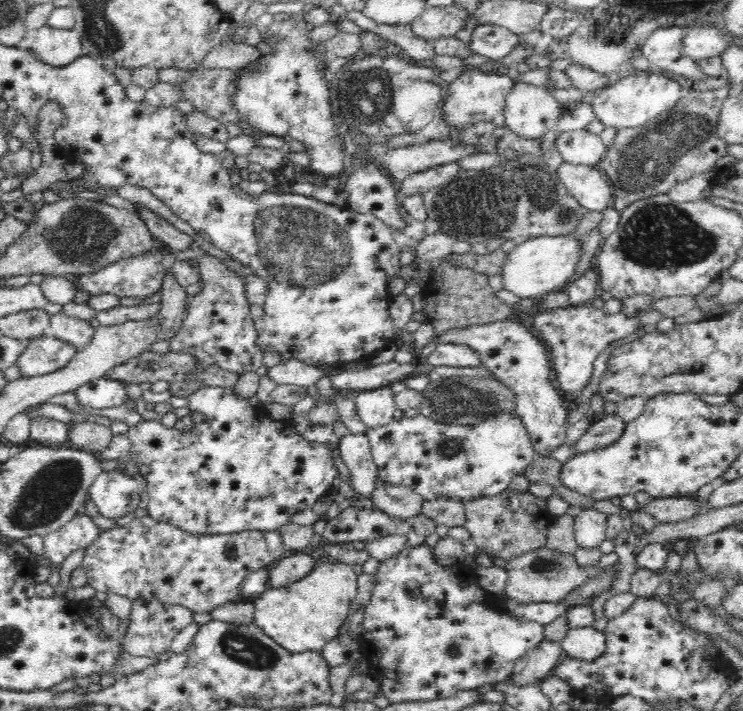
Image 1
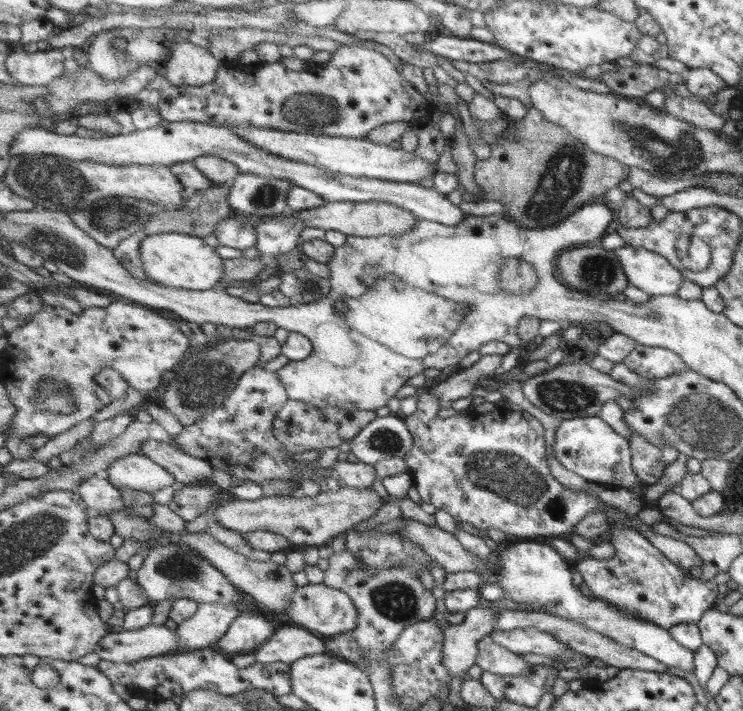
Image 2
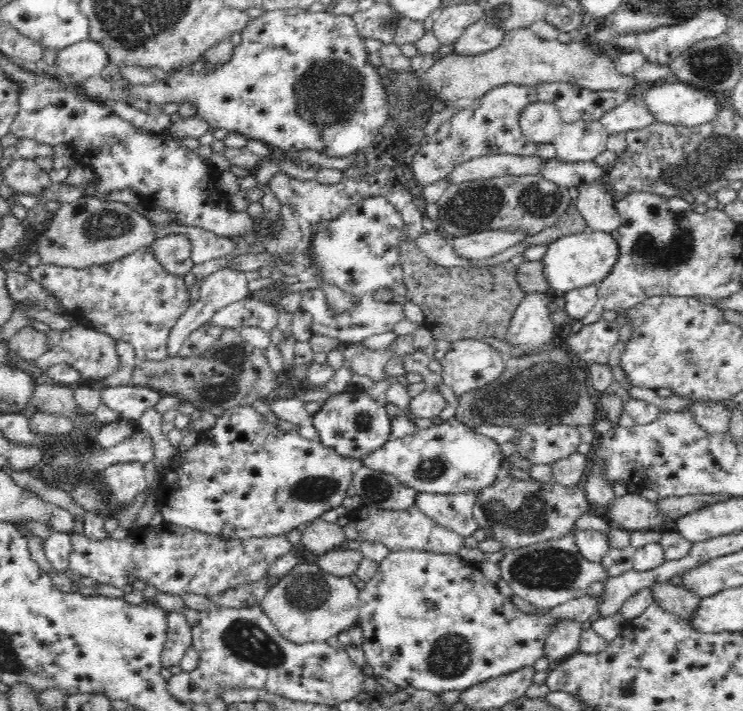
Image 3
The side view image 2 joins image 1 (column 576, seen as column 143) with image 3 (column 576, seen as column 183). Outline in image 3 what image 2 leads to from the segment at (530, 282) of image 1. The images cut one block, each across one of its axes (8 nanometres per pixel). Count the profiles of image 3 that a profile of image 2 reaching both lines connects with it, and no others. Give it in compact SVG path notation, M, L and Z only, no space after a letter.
M585 228L580 234L569 234L557 238L548 245L546 256L540 261L550 293L565 294L571 290L587 287L604 280L611 274L619 256L617 240L610 232Z

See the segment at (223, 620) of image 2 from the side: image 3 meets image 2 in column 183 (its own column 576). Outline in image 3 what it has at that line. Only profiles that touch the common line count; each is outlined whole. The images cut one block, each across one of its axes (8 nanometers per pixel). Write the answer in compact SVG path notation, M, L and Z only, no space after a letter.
M557 622L547 637L544 656L552 666L560 661L564 661L568 656L578 651L580 636L583 628L580 623L576 622Z

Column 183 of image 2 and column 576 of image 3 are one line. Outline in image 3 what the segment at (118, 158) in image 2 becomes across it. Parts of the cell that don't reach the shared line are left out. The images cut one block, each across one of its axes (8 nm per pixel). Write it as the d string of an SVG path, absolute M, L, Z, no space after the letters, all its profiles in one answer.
M577 120L563 126L560 135L552 142L556 147L556 158L563 162L592 162L607 150L609 133L599 121Z

